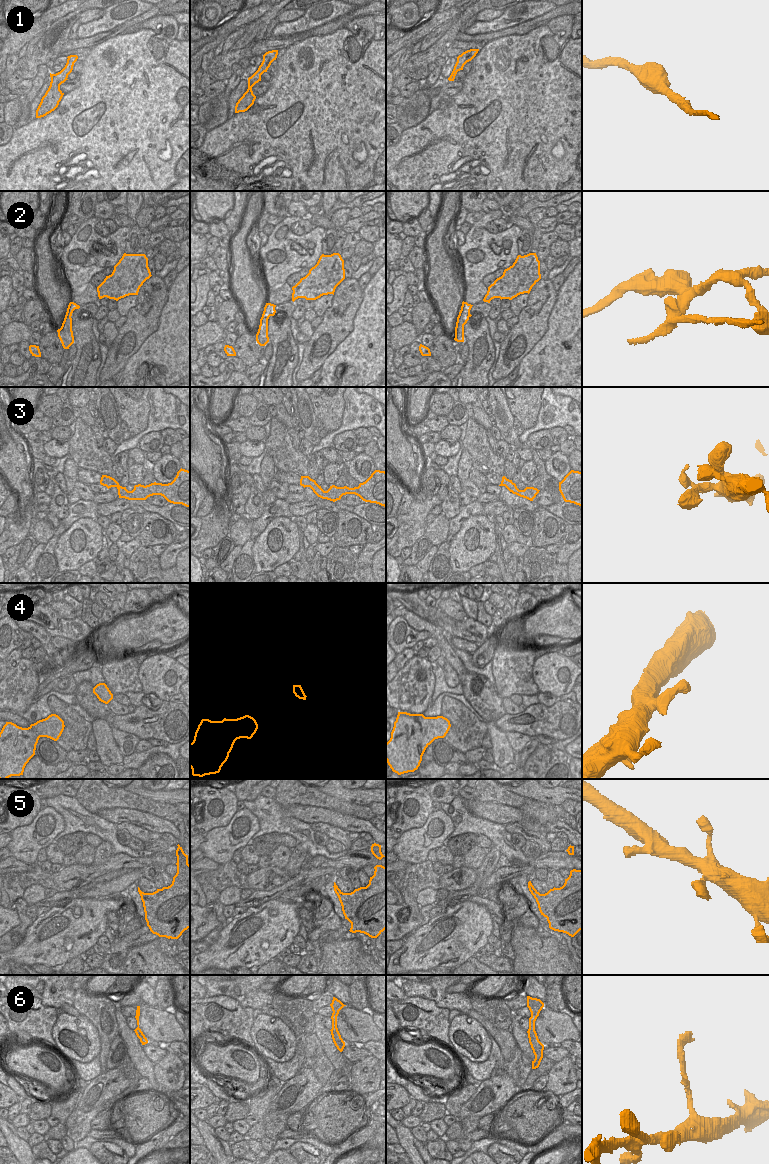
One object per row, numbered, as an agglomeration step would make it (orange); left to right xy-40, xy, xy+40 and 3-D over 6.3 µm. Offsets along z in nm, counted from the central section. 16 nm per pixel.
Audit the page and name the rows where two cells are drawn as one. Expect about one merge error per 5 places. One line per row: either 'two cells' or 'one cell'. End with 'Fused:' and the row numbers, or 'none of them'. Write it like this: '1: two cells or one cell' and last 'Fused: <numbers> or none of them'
1: one cell
2: two cells
3: one cell
4: one cell
5: one cell
6: one cell
Fused: 2

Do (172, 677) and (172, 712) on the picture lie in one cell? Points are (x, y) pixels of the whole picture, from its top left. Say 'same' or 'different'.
different

